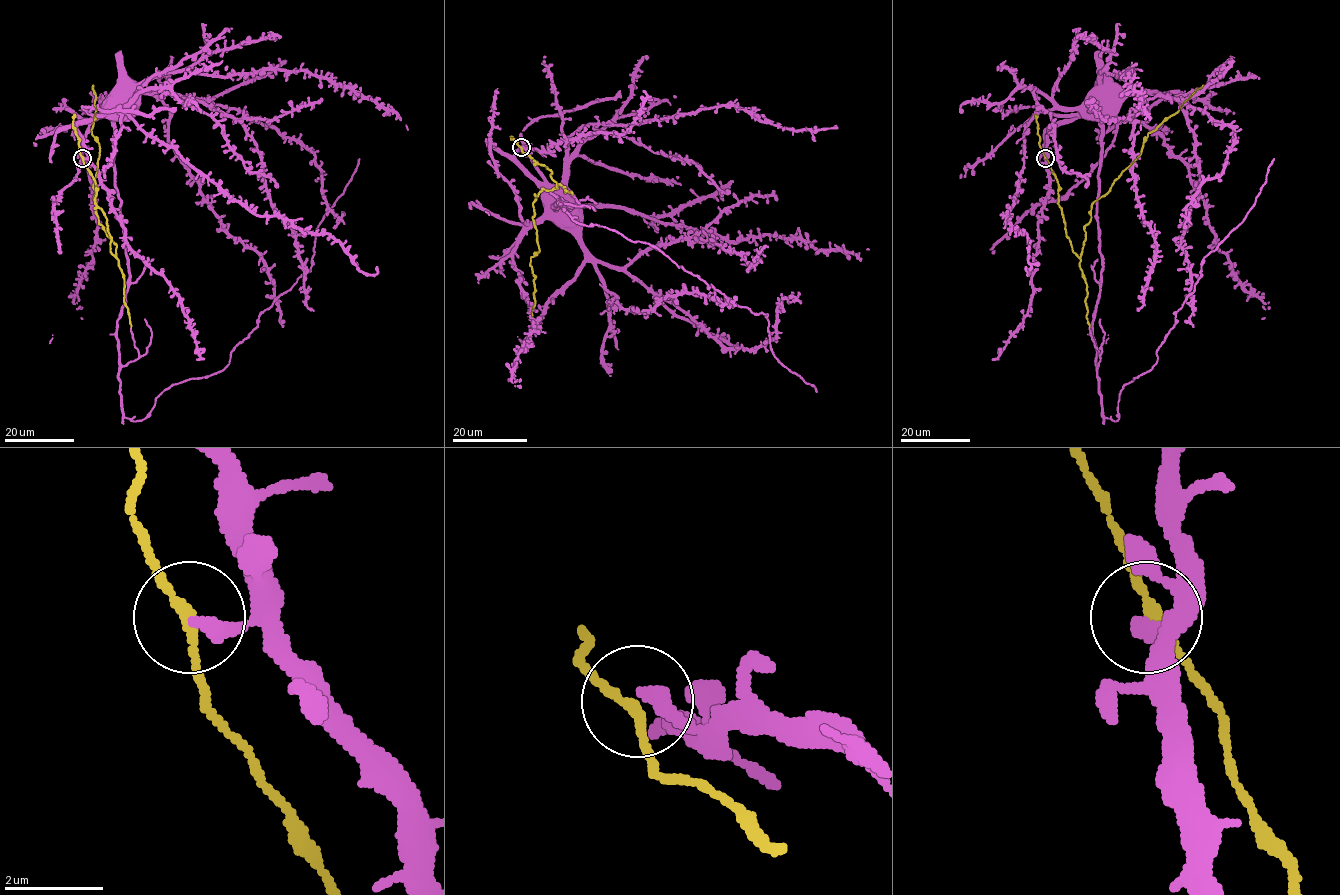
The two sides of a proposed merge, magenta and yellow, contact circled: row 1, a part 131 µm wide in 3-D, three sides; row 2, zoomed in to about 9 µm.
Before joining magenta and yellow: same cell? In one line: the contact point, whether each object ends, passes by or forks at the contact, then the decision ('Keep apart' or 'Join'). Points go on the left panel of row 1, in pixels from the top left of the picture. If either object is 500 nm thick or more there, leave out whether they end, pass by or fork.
Place: (82, 158). At the ring magenta ends. At the ring yellow passes by. Join

